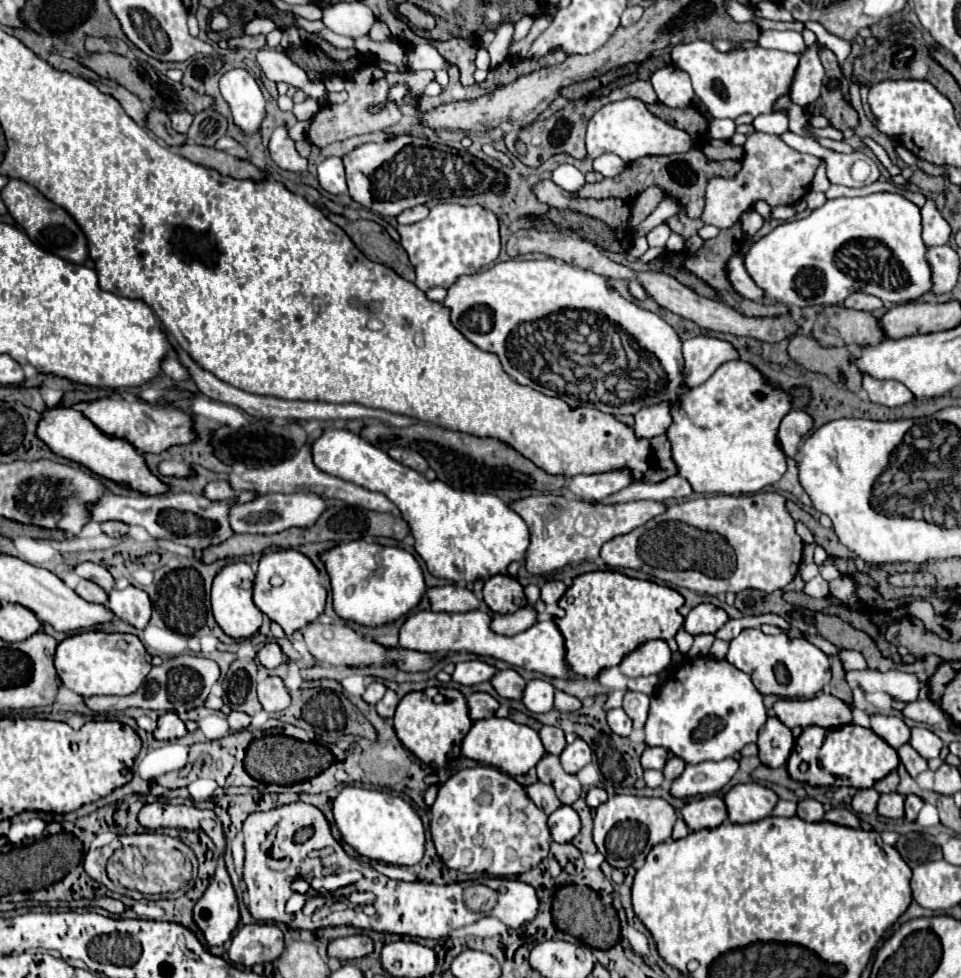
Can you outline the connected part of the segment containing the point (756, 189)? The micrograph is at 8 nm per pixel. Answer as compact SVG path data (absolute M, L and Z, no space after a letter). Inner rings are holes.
M753 132L747 136L745 156L741 162L743 168L739 170L737 176L709 180L705 194L705 210L701 214L701 220L705 224L717 228L731 228L735 222L739 222L743 212L751 210L751 206L757 200L765 200L769 206L785 206L799 202L809 192L811 180L815 176L817 166L821 164L821 158L811 154L801 154L789 148L775 134Z

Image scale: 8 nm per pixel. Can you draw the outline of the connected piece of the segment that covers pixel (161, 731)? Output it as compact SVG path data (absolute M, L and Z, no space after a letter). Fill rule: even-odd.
M165 712L163 716L159 716L159 724L153 734L157 740L175 740L175 738L183 738L187 730L175 712Z

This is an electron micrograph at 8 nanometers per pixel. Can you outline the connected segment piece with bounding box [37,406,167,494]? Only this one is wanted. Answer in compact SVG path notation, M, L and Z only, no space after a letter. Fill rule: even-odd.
M61 406L61 408L47 410L37 428L37 434L41 436L41 440L45 440L45 444L49 444L49 448L55 454L59 454L67 460L79 462L103 478L123 482L129 488L139 490L143 494L167 492L167 486L161 480L157 480L157 476L153 476L153 472L149 472L141 452L137 452L131 444L125 444L125 440L109 440L107 436L101 436L101 432L97 432L97 428L93 428L93 424L89 420L85 420L85 416L81 416L81 412L77 412L73 408Z

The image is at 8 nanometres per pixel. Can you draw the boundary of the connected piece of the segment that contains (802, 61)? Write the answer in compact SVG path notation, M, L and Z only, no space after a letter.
M813 44L799 56L799 68L795 72L795 78L789 90L791 102L803 108L813 104L819 98L823 76L825 76L825 70L819 60L817 44Z

